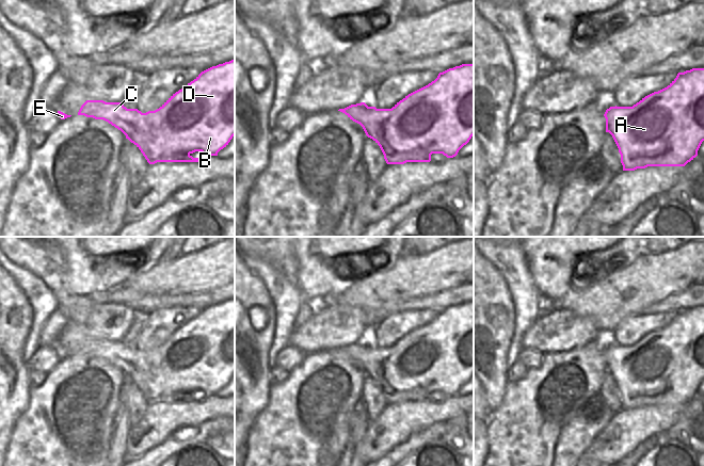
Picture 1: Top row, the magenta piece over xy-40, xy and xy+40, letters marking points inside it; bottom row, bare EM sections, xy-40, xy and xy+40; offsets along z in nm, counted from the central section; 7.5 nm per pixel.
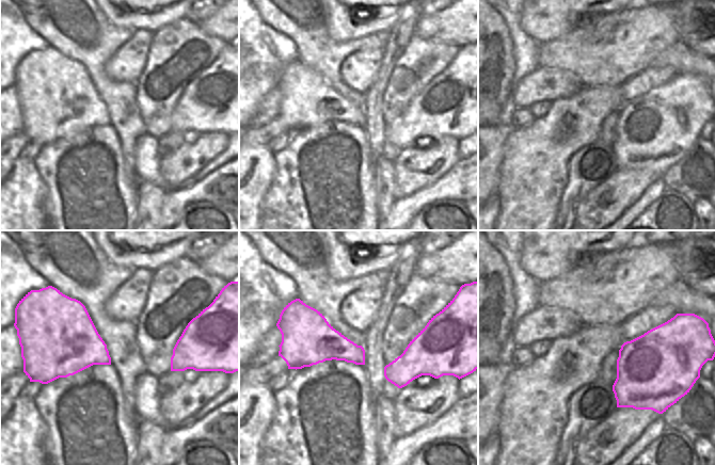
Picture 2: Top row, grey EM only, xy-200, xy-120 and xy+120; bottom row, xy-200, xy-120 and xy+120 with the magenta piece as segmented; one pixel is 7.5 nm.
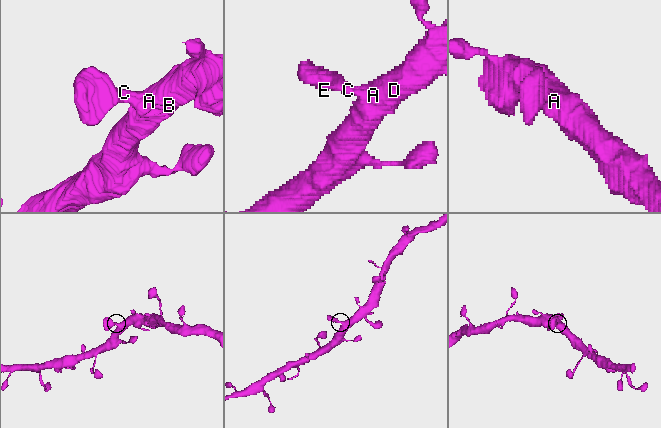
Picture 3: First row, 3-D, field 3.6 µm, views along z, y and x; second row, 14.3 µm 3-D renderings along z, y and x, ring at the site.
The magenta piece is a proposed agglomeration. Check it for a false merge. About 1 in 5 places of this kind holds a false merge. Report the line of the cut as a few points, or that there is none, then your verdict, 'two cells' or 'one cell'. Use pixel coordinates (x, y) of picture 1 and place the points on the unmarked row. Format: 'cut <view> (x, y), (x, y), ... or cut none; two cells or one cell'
cut none; one cell

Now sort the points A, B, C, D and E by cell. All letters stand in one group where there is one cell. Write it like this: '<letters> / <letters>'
A B C D E

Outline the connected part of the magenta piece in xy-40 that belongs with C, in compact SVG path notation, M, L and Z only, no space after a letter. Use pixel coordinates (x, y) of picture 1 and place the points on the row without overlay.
M235 299L225 301L223 303L219 303L217 305L212 305L212 306L202 310L193 320L191 320L185 326L182 326L181 328L179 328L178 331L173 333L159 348L157 348L155 350L148 350L146 352L142 352L138 348L127 348L122 341L106 341L103 339L86 339L81 344L81 347L78 351L78 354L84 354L86 356L93 356L95 358L103 358L103 359L108 360L109 363L111 363L112 365L114 365L115 367L117 367L118 369L121 369L126 374L126 377L128 377L131 382L133 382L141 389L141 391L143 392L143 395L145 396L145 398L147 399L147 401L149 403L155 403L157 401L199 401L202 399L201 397L193 397L191 395L195 390L202 390L206 395L218 395L218 391L221 388L223 388L224 386L226 386L228 384L228 382L230 381L230 379L233 377L233 375L235 374Z

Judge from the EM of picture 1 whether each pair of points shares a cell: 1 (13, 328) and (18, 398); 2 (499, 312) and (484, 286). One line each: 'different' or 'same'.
1: same
2: same

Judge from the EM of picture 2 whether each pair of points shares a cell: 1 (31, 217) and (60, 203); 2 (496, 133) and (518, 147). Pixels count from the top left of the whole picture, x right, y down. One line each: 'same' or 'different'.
1: different
2: different

